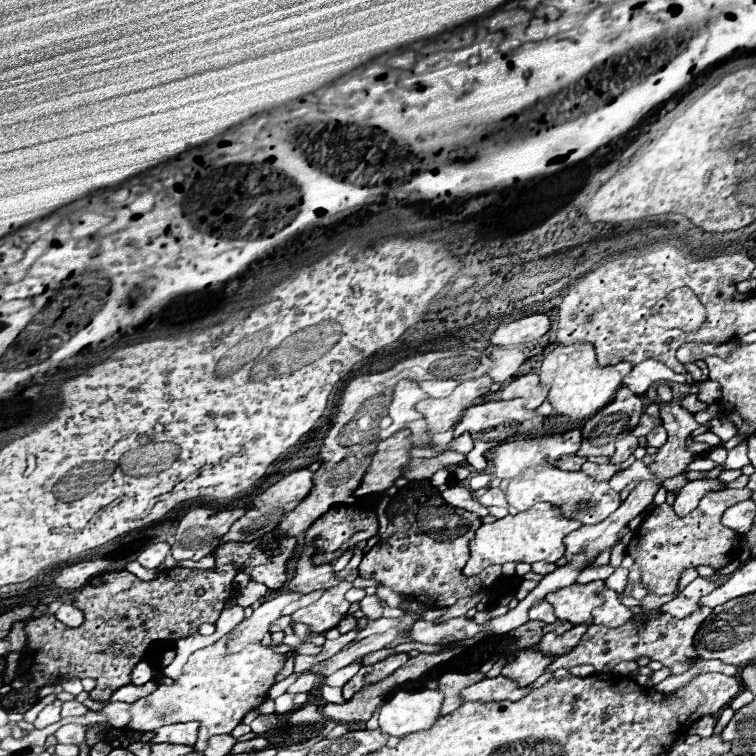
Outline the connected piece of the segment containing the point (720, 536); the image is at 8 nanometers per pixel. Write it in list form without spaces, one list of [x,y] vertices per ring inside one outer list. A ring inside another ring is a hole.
[[[724,488],[718,492],[708,492],[700,500],[700,504],[684,518],[678,518],[672,506],[668,504],[662,504],[652,512],[648,512],[644,522],[634,532],[632,542],[626,548],[626,552],[634,558],[634,562],[642,570],[642,586],[648,590],[648,594],[658,594],[658,596],[672,594],[676,590],[680,574],[686,568],[706,564],[720,570],[730,560],[738,558],[742,540],[734,530],[722,526],[720,518],[728,506],[748,500],[750,496],[752,496],[750,488],[742,488],[742,490]]]

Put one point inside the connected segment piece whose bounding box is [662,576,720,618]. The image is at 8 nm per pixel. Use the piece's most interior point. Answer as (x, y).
(689, 600)

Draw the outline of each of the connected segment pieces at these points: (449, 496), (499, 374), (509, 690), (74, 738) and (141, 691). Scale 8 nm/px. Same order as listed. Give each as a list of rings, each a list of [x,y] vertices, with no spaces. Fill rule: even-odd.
[[[458,484],[458,486],[450,486],[442,492],[442,498],[446,500],[446,504],[450,506],[456,506],[456,508],[462,508],[462,510],[468,510],[476,516],[486,516],[488,514],[488,508],[484,508],[474,496],[472,492],[464,486],[464,484]]]
[[[506,346],[506,348],[492,348],[490,354],[488,354],[492,360],[494,360],[494,368],[490,370],[490,378],[494,382],[506,382],[510,378],[516,376],[518,368],[526,362],[528,354],[520,348],[512,348],[512,346]]]
[[[498,676],[498,678],[484,678],[460,692],[462,702],[504,702],[504,700],[520,700],[528,694],[528,688],[518,688],[512,680]]]
[[[64,724],[56,730],[56,738],[60,744],[82,744],[84,742],[84,726],[82,724]]]
[[[146,682],[146,684],[142,684],[142,686],[128,684],[128,686],[122,686],[120,690],[116,690],[116,692],[112,694],[110,702],[120,700],[120,702],[130,702],[130,704],[132,704],[132,702],[136,702],[136,700],[152,694],[154,690],[156,690],[156,682]]]

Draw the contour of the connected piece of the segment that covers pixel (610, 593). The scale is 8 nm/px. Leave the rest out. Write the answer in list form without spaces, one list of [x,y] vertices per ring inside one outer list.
[[[604,586],[604,592],[600,592],[600,596],[604,598],[604,604],[600,608],[596,608],[596,612],[592,612],[592,624],[618,628],[626,620],[632,618],[632,612],[622,602],[618,602],[618,596],[614,590]]]

